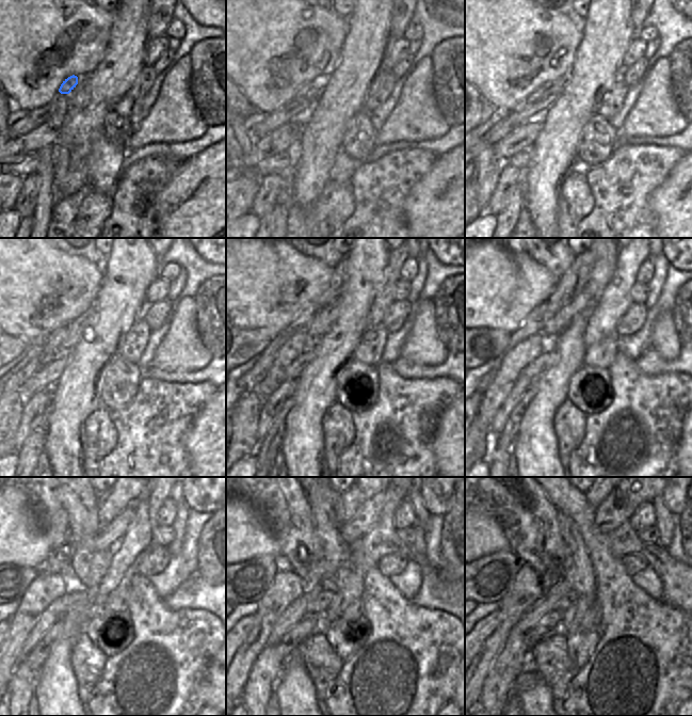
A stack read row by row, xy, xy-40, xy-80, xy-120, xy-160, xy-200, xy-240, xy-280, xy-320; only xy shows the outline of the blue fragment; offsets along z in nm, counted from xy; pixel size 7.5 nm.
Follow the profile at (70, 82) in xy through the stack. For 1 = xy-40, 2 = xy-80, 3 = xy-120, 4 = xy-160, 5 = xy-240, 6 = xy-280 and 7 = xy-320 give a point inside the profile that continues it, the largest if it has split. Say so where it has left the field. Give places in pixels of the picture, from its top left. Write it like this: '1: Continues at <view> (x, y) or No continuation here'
1: Continues at xy-40 (306, 89)
2: Continues at xy-80 (543, 90)
3: Continues at xy-120 (47, 356)
4: Continues at xy-160 (292, 348)
5: Continues at xy-240 (46, 588)
6: Continues at xy-280 (287, 587)
7: Continues at xy-320 (526, 589).

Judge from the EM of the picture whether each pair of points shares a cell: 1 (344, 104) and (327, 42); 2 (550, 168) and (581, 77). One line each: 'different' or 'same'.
1: different
2: same

